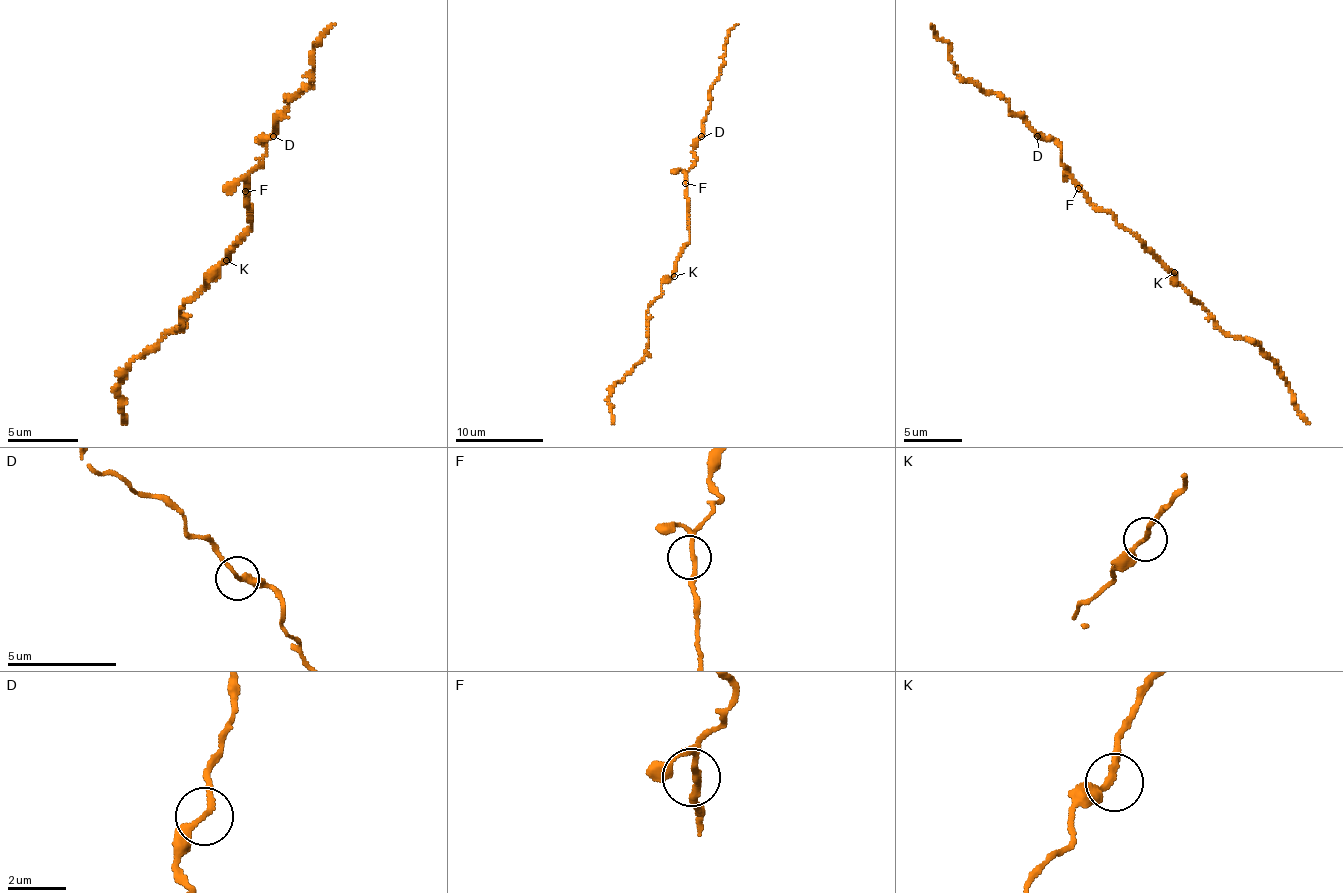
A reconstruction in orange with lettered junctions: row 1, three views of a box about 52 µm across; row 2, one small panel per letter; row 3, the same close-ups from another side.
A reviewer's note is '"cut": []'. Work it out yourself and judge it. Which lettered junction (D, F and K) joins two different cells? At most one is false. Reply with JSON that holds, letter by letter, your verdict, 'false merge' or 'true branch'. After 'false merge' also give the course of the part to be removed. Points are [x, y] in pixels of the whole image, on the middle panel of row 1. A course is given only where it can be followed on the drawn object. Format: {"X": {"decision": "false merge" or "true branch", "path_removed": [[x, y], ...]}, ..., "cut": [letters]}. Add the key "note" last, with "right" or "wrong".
{"D": {"decision": "true branch"}, "F": {"decision": "true branch"}, "K": {"decision": "true branch"}, "cut": [], "note": "right"}

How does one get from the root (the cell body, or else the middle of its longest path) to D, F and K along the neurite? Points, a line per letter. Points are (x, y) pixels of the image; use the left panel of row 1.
D: (251, 220), (249, 171), (259, 165), (266, 152), (259, 139), (263, 141), (274, 135)
F: (251, 220), (249, 193), (245, 191)
K: (251, 220), (251, 229), (244, 239), (230, 250), (226, 260)

